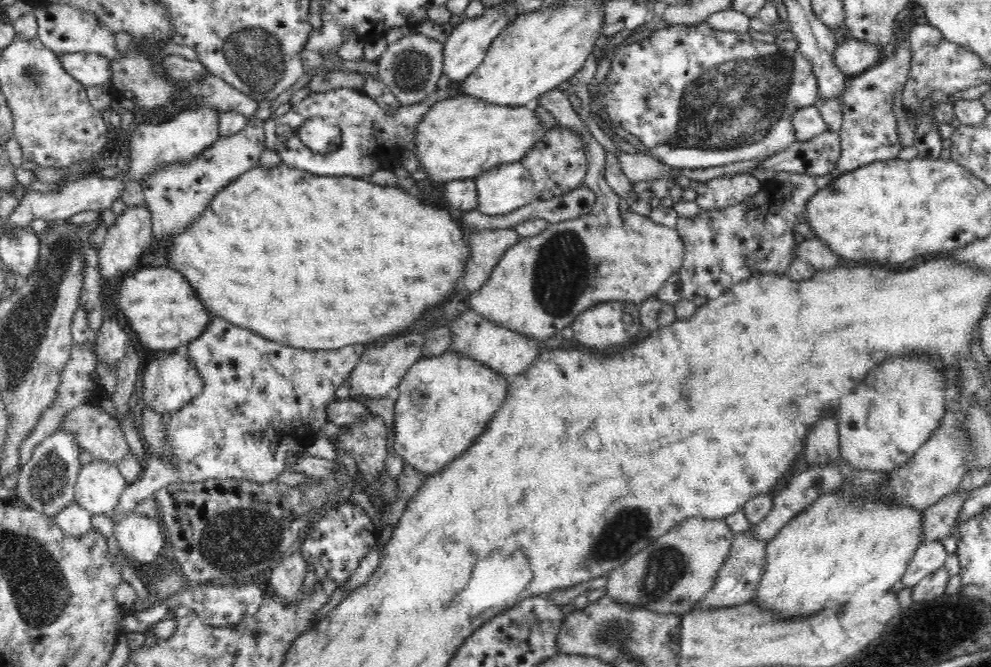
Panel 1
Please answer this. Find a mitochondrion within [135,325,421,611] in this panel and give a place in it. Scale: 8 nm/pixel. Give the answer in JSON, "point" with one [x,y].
{"point":[243,538]}

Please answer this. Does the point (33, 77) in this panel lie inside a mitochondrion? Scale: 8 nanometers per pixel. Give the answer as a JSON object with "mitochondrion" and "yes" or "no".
{"mitochondrion":"yes"}

